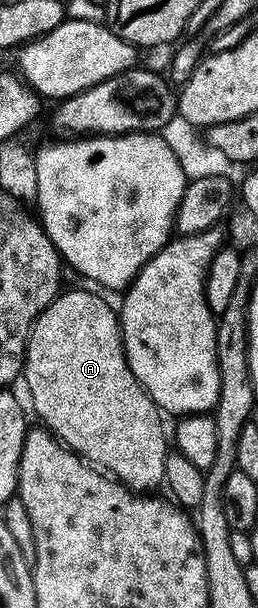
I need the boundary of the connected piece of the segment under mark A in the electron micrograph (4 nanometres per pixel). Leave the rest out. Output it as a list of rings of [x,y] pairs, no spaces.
[[[73,290],[62,293],[54,302],[46,308],[33,326],[32,332],[29,334],[29,346],[25,349],[25,368],[23,371],[23,382],[29,385],[29,398],[33,401],[32,413],[42,418],[44,425],[48,427],[52,433],[58,435],[62,442],[74,450],[80,458],[84,458],[90,466],[96,466],[102,473],[110,476],[121,476],[117,474],[157,474],[164,475],[165,462],[171,453],[171,438],[165,435],[165,422],[162,407],[157,406],[155,400],[145,390],[143,384],[135,378],[131,366],[128,364],[128,356],[125,354],[125,342],[121,329],[121,320],[118,311],[108,306],[102,295],[88,294],[85,290]]]

